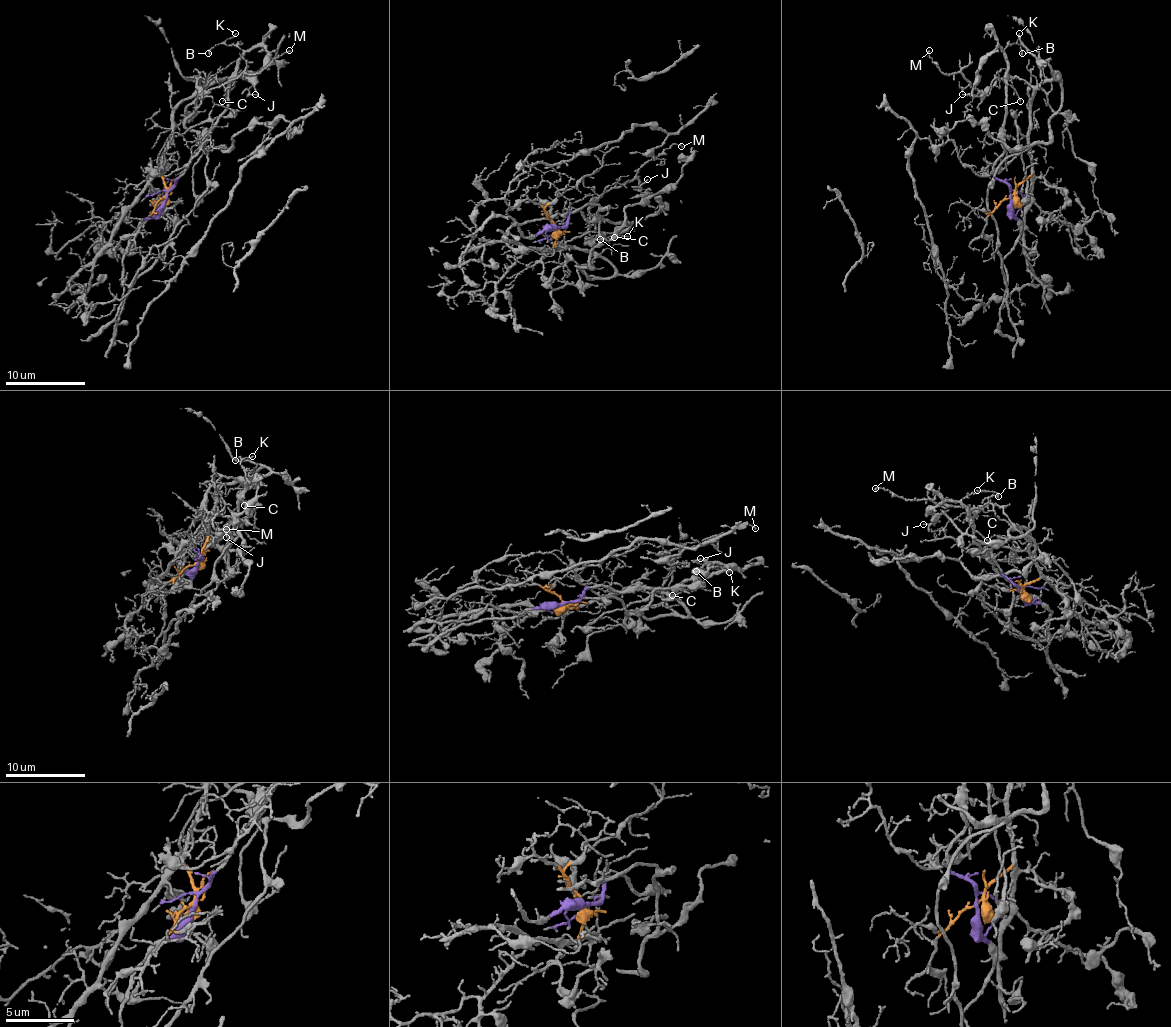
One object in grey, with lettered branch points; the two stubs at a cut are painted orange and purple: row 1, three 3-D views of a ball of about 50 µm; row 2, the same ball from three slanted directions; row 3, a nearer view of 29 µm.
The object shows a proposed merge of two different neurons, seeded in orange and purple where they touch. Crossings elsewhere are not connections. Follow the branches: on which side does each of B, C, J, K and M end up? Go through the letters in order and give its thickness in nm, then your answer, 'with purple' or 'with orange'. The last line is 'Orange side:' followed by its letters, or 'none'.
B: 150 nm thick; with purple
C: 110 nm thick; with purple
J: 120 nm thick; with purple
K: 120 nm thick; with purple
M: 120 nm thick; with orange
Orange side: M

